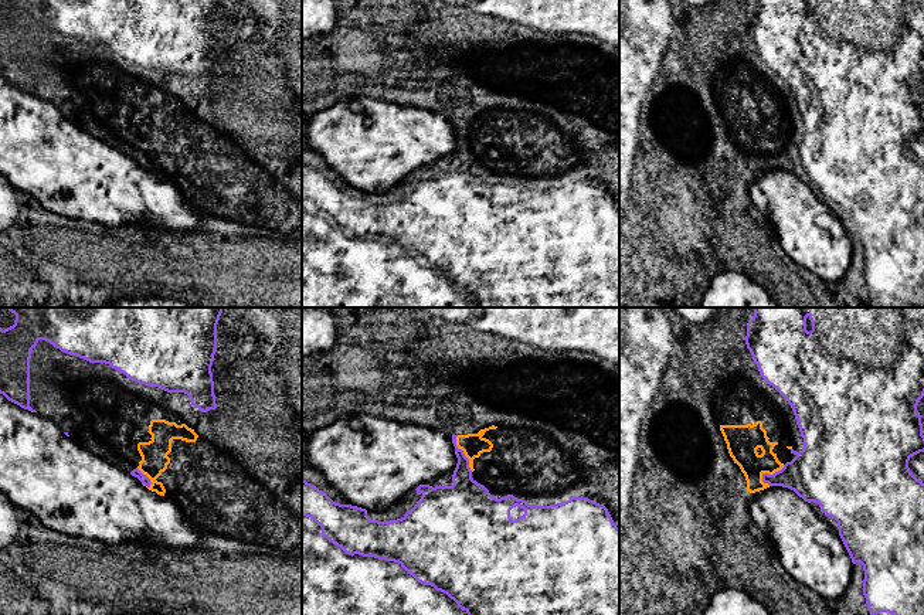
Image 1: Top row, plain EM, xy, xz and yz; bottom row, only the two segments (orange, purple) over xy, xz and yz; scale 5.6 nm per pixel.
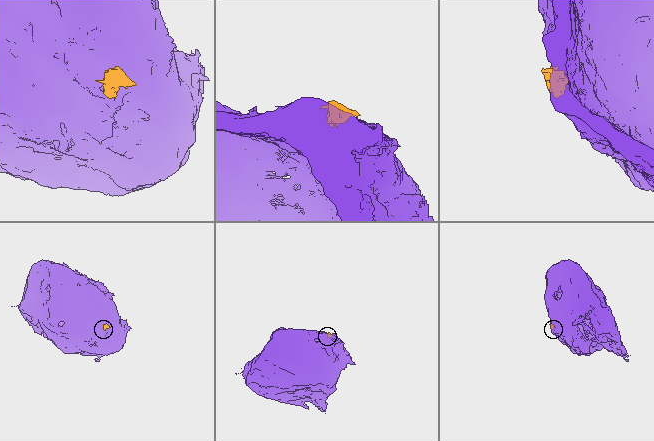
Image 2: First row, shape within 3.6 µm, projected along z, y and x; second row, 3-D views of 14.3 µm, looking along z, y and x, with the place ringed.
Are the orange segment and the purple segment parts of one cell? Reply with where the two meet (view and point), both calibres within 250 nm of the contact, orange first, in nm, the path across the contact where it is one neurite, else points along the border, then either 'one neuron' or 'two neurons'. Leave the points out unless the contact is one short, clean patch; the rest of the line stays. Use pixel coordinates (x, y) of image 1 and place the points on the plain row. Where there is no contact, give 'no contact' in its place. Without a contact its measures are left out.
xz (464, 135) | 130/200 nm | along xz (457, 118), (457, 128), (468, 142), (468, 149), (472, 153) | two neurons

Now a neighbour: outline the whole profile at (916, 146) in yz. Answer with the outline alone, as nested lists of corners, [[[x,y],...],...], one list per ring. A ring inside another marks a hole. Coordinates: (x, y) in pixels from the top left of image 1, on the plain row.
[[[924,135],[910,140],[908,150],[913,157],[924,166]]]

